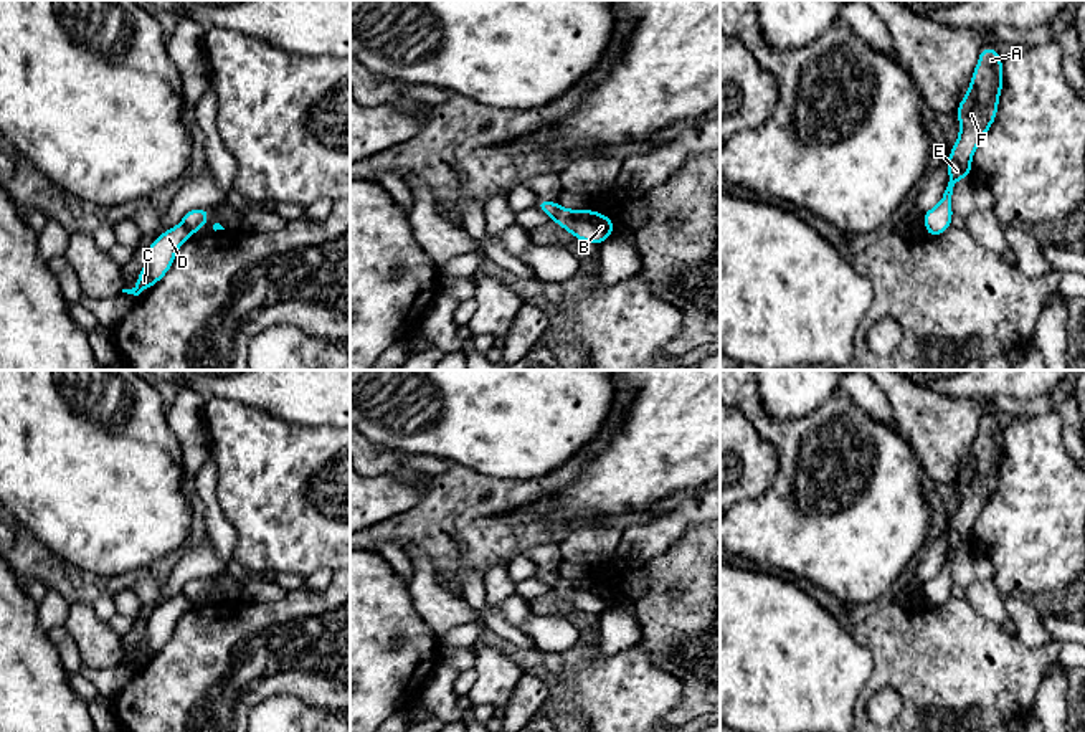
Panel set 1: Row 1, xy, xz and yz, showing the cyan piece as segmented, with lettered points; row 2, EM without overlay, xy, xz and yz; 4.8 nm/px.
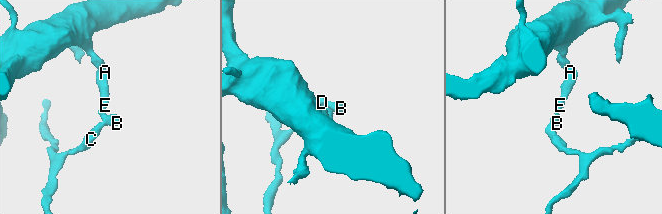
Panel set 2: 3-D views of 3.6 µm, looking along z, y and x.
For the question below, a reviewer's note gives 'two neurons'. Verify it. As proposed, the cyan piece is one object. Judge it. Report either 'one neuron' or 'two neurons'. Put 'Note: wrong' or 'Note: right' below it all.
two neurons
Note: right

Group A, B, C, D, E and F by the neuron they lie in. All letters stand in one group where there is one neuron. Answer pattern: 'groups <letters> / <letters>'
groups A B E F / C D

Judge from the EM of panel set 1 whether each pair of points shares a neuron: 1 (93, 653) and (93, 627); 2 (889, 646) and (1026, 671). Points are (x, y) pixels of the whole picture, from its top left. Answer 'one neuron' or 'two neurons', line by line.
1: one neuron
2: one neuron

